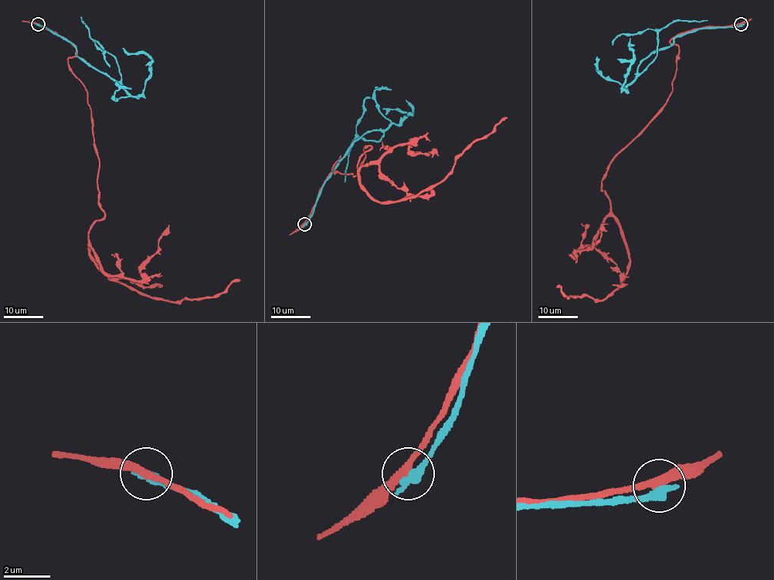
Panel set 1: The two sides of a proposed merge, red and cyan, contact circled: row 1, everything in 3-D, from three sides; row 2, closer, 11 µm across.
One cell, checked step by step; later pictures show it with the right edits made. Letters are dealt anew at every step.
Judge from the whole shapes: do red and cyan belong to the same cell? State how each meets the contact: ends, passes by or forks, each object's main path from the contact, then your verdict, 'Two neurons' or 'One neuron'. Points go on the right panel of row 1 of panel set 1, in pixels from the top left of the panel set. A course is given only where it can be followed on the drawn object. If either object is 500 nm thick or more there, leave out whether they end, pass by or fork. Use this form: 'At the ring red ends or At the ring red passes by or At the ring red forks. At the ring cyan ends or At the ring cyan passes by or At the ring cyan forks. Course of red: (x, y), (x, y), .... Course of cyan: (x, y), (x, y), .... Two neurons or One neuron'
At the ring red passes by. At the ring cyan ends. Course of red: (741, 25), (670, 41), (670, 96), (605, 172), (629, 255), (619, 287), (599, 300), (557, 286). Course of cyan: (741, 25), (678, 35), (643, 59), (637, 72), (656, 54), (657, 35), (663, 27), (707, 19). Two neurons

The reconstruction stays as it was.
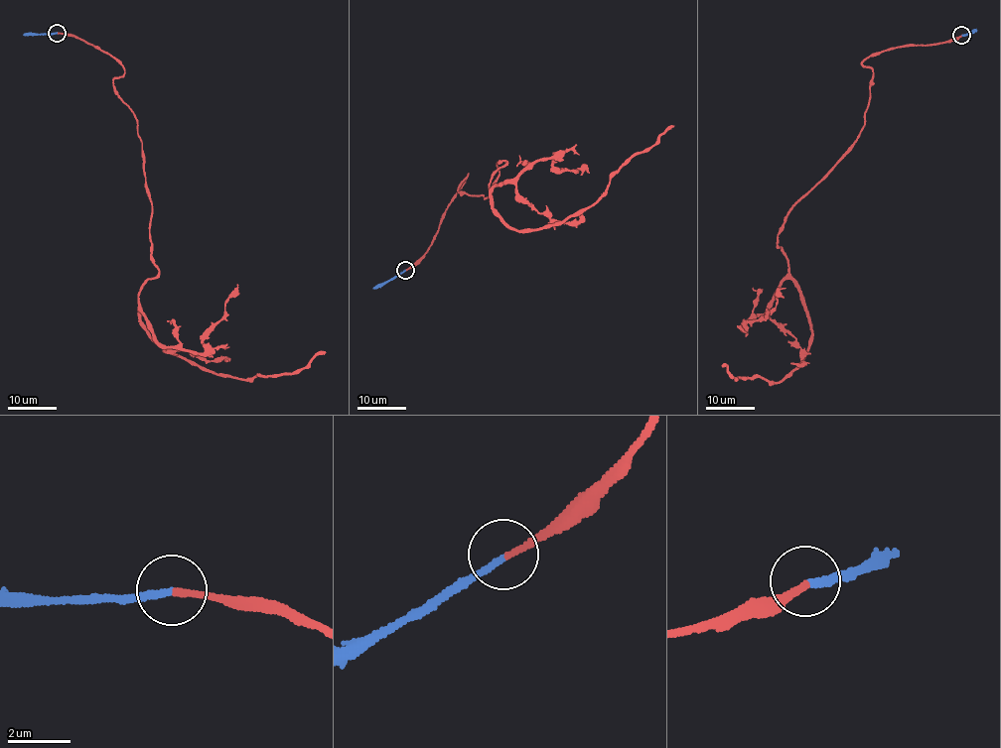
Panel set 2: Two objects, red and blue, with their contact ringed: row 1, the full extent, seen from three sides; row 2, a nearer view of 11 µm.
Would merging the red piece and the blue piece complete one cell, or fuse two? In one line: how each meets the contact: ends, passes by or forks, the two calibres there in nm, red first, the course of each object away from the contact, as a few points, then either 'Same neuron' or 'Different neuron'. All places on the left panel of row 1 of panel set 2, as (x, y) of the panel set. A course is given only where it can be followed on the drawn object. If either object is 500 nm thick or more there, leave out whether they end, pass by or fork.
At the ring red ends. At the ring blue ends. Thickness 190 nm (red) against 200 nm. Course of red: (57, 33), (124, 72), (113, 87), (142, 141), (158, 274), (139, 292), (148, 335), (244, 380), (326, 352). Course of blue: (57, 33), (23, 35). Same neuron

